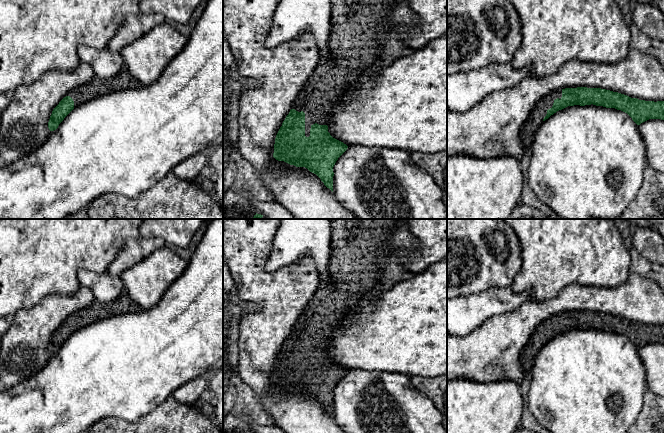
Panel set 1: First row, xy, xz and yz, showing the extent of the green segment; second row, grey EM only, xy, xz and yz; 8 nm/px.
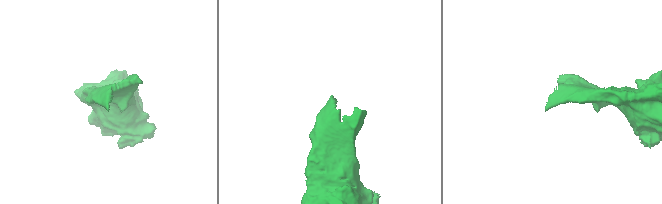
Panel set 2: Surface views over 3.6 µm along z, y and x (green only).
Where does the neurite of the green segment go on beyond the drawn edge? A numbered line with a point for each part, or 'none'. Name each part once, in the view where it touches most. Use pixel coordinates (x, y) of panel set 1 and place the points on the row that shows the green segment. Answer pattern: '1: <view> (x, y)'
1: xz (357, 26)

